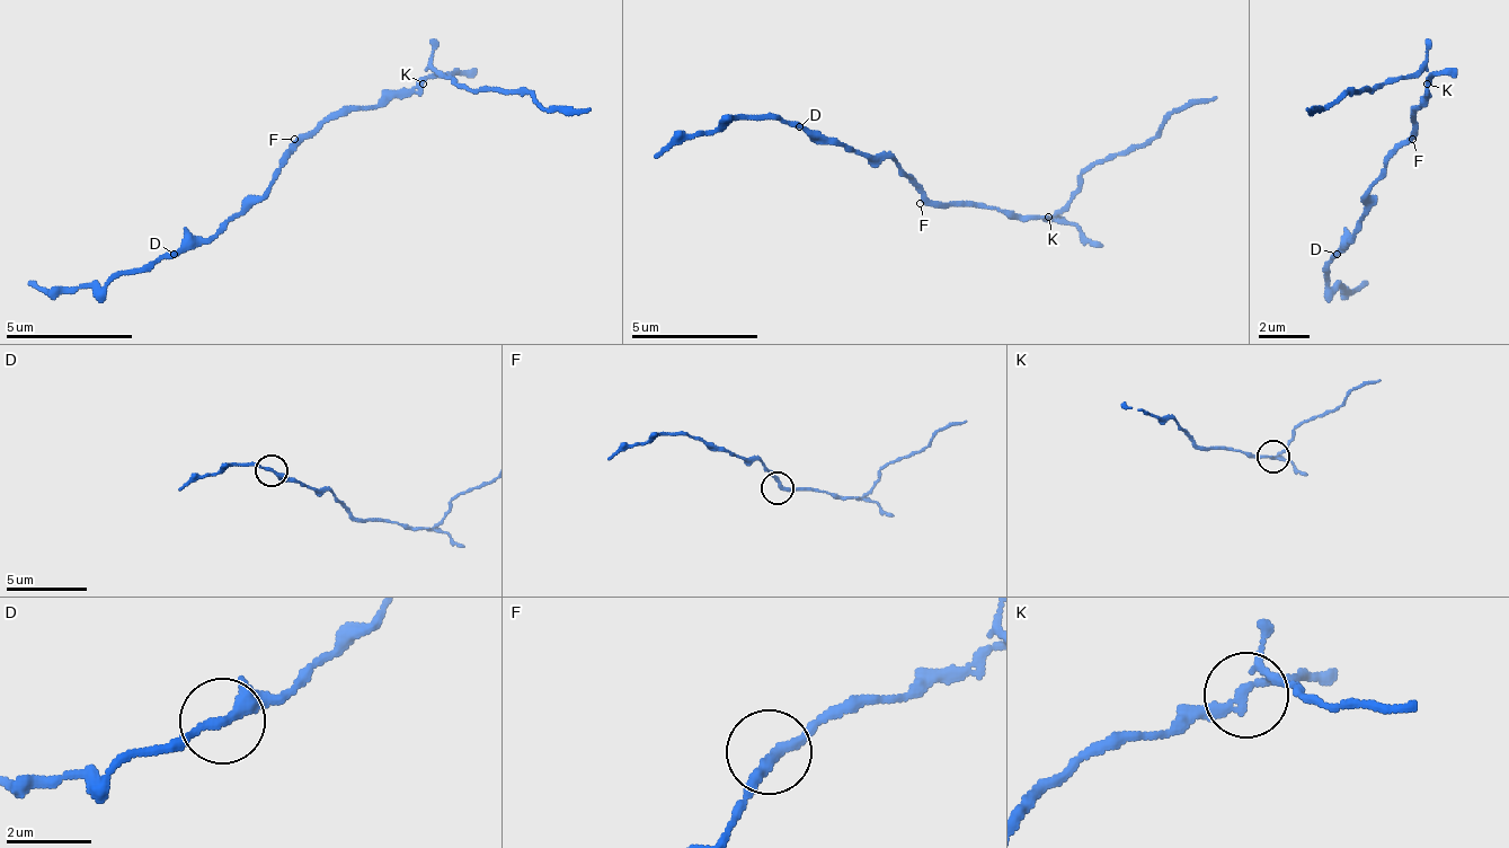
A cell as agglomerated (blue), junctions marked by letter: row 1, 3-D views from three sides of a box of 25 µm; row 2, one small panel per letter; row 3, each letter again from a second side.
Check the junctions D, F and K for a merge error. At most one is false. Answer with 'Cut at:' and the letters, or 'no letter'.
Cut at: K

